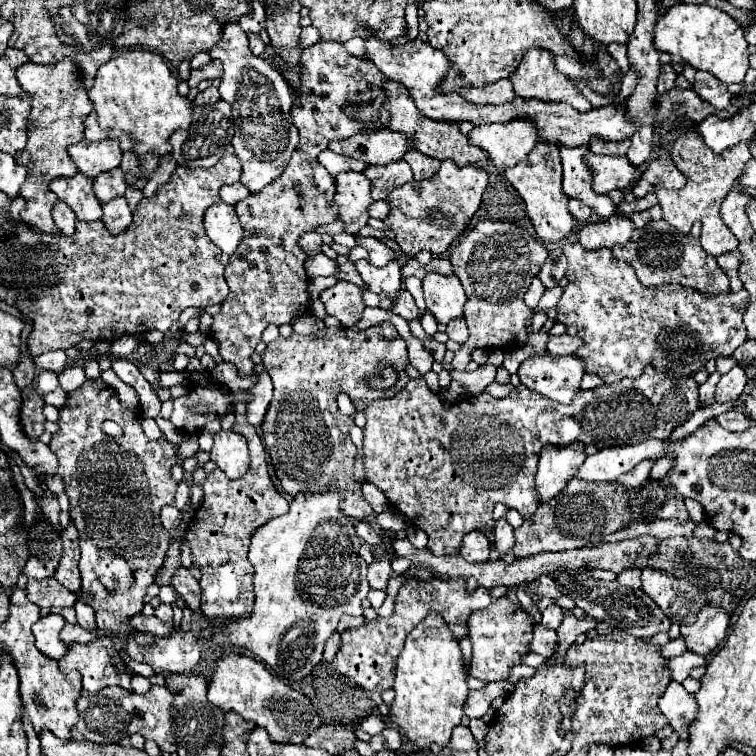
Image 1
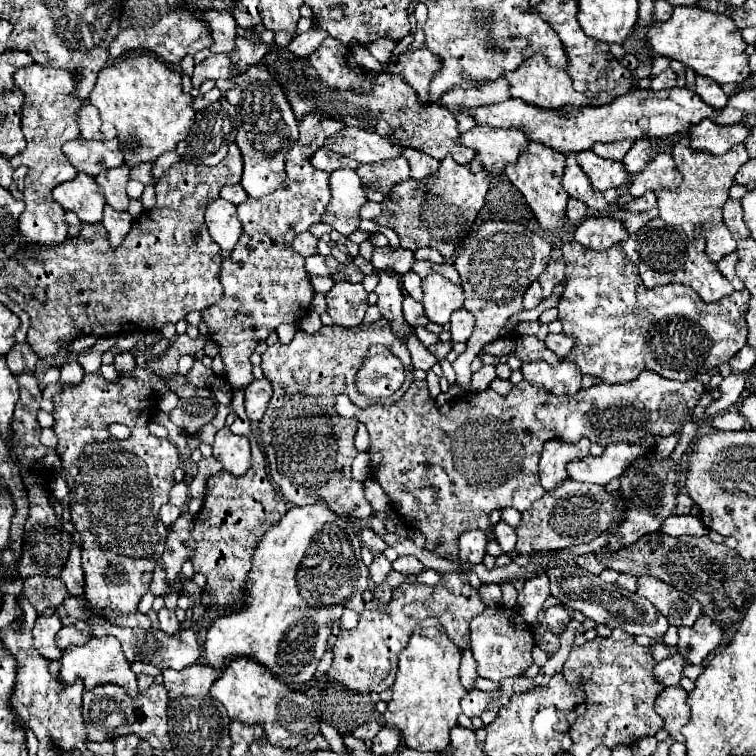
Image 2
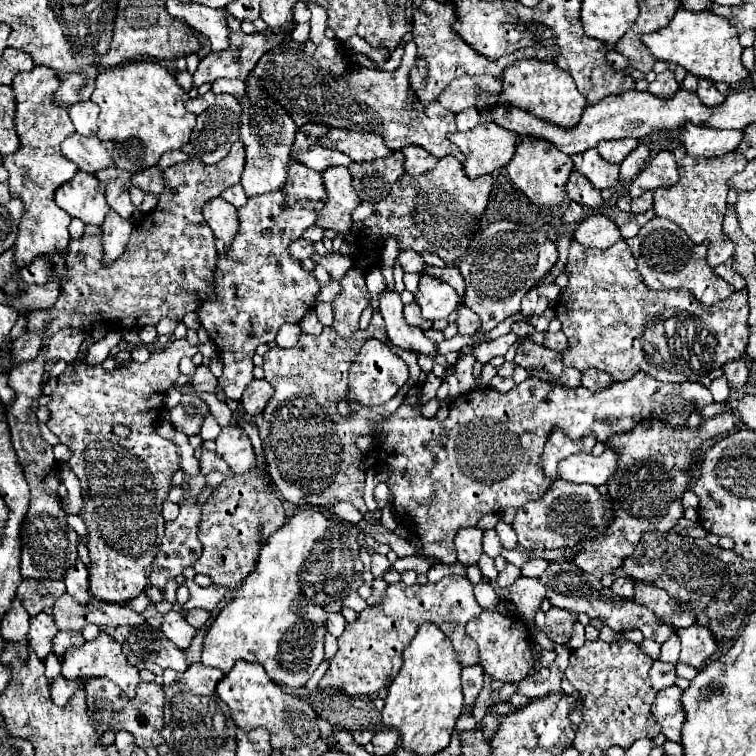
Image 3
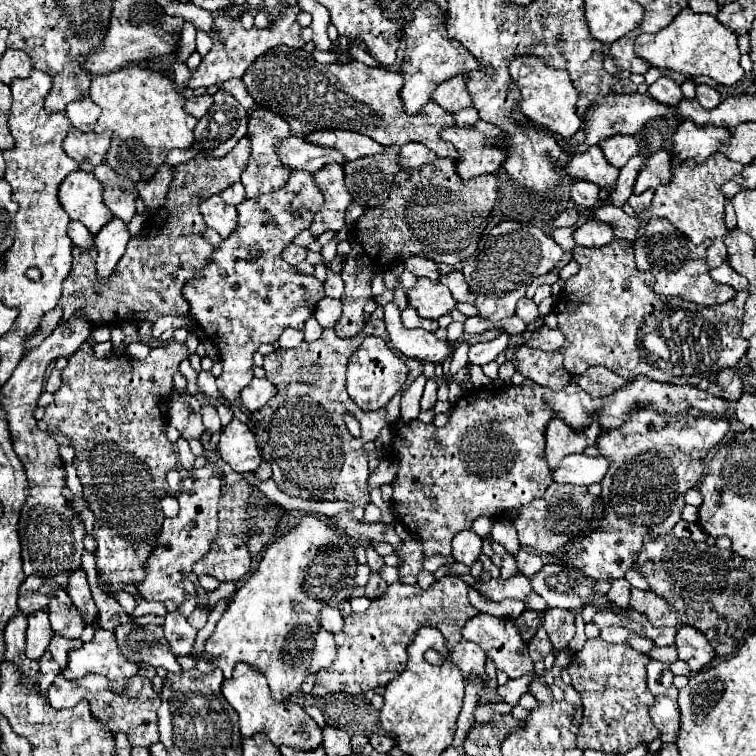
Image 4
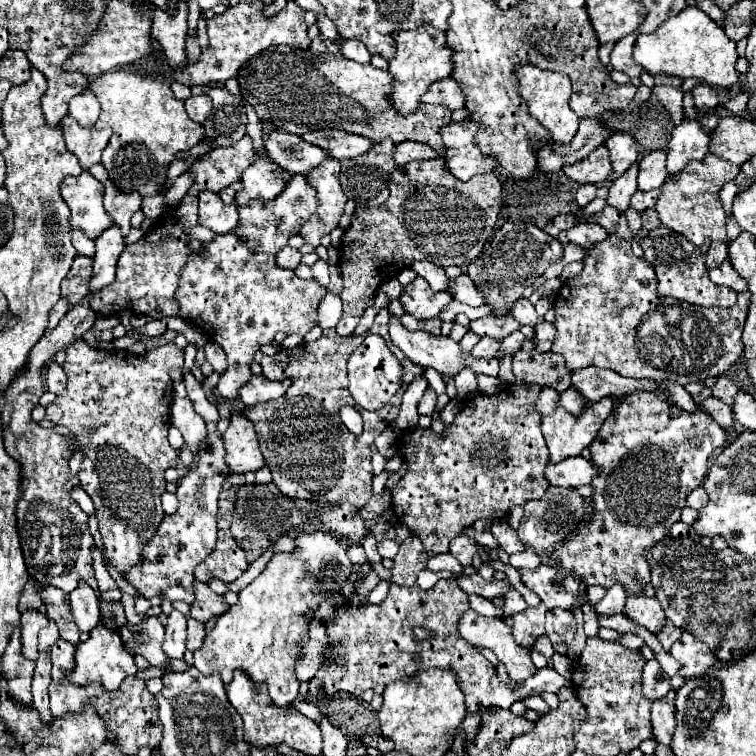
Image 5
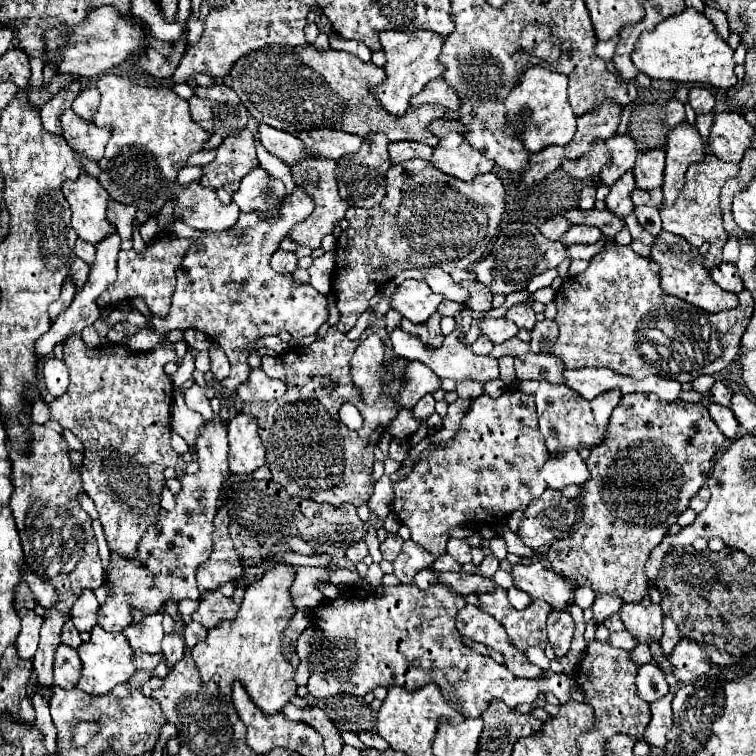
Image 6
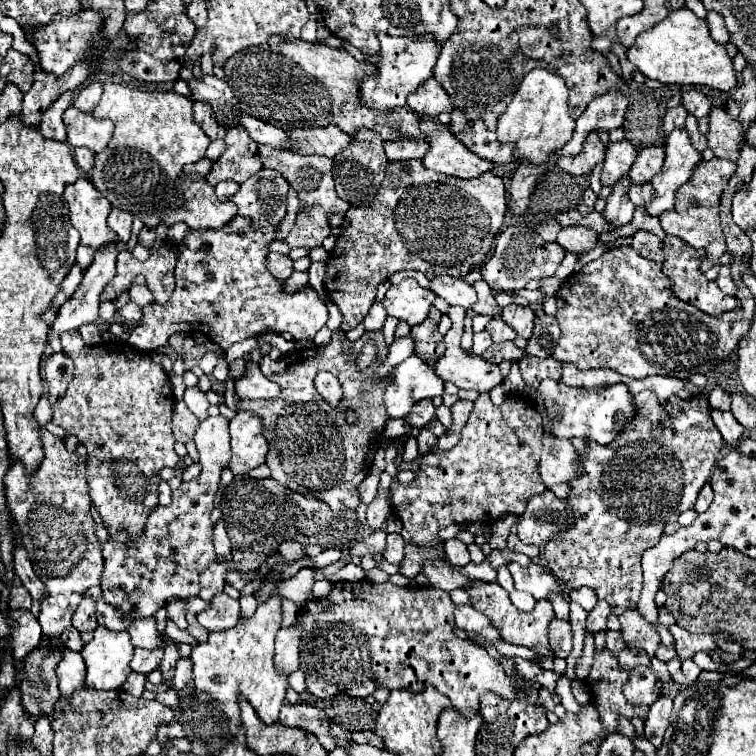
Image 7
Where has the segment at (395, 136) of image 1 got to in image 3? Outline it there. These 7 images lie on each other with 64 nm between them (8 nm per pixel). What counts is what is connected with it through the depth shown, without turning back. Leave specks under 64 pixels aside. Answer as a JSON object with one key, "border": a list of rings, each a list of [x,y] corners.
{"border":[[[332,128],[330,134],[326,134],[320,140],[320,144],[326,148],[340,150],[342,154],[350,156],[354,162],[368,162],[392,154],[392,150],[388,150],[388,146],[378,134],[354,132],[346,128]]]}

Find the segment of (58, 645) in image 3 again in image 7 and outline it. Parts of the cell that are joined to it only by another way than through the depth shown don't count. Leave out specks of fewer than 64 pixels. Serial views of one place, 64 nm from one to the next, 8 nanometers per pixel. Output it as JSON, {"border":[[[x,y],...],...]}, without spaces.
{"border":[[[62,648],[62,660],[56,666],[56,678],[60,692],[68,698],[74,690],[84,688],[84,660],[78,652]]]}

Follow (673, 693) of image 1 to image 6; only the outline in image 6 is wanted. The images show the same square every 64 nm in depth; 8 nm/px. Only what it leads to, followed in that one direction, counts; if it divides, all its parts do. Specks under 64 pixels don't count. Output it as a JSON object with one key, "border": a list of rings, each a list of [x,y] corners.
{"border":[[[668,692],[664,698],[650,704],[652,720],[650,720],[648,730],[646,730],[646,742],[652,744],[652,746],[664,748],[666,742],[668,742],[666,734],[672,728],[672,708],[670,708],[672,698],[674,698],[674,694]]]}

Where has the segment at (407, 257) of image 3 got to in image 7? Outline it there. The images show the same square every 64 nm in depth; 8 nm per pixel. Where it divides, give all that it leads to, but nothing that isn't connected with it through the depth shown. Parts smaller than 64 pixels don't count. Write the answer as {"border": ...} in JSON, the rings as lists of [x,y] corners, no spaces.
{"border":[[[440,274],[440,276],[432,278],[430,288],[452,306],[472,308],[472,304],[476,302],[476,292],[472,290],[472,286],[468,282],[452,278],[448,274]]]}

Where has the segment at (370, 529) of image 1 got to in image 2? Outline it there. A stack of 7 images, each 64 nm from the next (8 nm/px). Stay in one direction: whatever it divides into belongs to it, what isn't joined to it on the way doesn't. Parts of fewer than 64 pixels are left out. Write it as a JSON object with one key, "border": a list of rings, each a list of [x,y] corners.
{"border":[[[362,528],[362,530],[360,530],[360,536],[362,536],[362,540],[364,540],[364,544],[366,544],[368,548],[372,548],[372,550],[376,550],[376,552],[384,552],[386,542],[384,542],[374,530]]]}

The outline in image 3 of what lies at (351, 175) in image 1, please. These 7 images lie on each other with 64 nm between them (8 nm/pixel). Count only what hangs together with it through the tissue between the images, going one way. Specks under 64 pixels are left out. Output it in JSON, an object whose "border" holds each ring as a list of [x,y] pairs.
{"border":[[[332,166],[324,174],[328,202],[316,220],[316,226],[332,228],[338,234],[348,234],[354,226],[352,212],[360,204],[358,192],[352,186],[352,176],[344,166]]]}

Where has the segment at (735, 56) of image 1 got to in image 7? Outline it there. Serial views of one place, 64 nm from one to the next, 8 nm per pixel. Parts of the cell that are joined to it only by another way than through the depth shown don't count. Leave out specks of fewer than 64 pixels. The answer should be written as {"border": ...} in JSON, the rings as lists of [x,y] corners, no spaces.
{"border":[[[680,8],[672,12],[666,20],[656,24],[652,30],[638,34],[634,46],[628,50],[628,60],[646,76],[664,84],[700,84],[710,86],[716,90],[732,90],[736,86],[736,70],[732,66],[732,58],[728,56],[726,48],[718,44],[708,30],[708,22],[704,18],[698,18],[692,10]]]}

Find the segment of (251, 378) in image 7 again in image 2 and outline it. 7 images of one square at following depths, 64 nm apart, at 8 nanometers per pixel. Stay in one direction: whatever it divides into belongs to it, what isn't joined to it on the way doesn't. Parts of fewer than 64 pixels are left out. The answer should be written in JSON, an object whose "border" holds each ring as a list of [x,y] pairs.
{"border":[[[268,378],[254,380],[250,386],[246,386],[246,414],[250,422],[254,424],[260,422],[270,398],[272,398],[272,384]]]}

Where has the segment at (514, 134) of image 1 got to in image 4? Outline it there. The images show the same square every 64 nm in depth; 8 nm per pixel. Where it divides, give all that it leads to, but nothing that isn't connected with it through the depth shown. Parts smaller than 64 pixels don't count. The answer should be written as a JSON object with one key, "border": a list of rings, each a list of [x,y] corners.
{"border":[[[478,120],[474,126],[448,128],[442,132],[442,138],[456,146],[460,154],[456,160],[456,170],[466,180],[492,174],[504,164],[508,156],[508,134],[484,120]]]}

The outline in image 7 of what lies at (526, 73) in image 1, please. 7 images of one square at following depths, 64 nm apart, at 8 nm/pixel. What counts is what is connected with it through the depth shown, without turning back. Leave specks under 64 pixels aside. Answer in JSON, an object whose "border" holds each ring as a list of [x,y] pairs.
{"border":[[[534,68],[524,76],[506,112],[498,118],[500,140],[514,142],[516,158],[520,160],[528,158],[536,164],[546,162],[554,150],[562,148],[572,138],[572,132],[574,132],[574,118],[568,112],[566,82],[558,74],[552,74],[544,68]]]}

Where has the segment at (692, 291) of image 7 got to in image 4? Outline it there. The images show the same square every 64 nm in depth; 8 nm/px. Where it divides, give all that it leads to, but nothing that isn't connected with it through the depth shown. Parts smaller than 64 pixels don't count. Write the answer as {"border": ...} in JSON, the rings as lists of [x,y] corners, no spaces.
{"border":[[[650,218],[644,234],[632,242],[632,248],[634,248],[638,270],[654,274],[656,284],[652,286],[652,290],[656,290],[656,294],[682,296],[700,306],[722,304],[722,302],[728,302],[736,294],[736,290],[732,290],[728,284],[718,284],[710,278],[708,274],[710,268],[706,264],[706,244],[702,246],[692,244],[666,218]]]}

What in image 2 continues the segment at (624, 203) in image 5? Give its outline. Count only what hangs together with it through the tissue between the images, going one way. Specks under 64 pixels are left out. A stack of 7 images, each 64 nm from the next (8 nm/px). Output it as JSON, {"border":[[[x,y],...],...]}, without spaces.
{"border":[[[646,136],[634,140],[632,148],[626,152],[626,156],[622,160],[624,168],[630,170],[630,174],[642,172],[644,166],[648,164],[648,160],[650,160],[650,152],[652,152],[652,146],[650,146],[650,140]]]}

